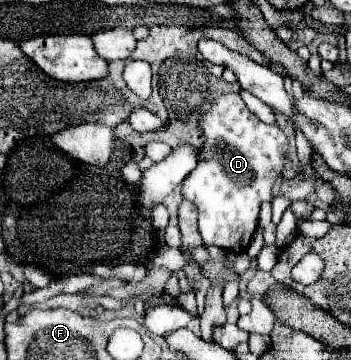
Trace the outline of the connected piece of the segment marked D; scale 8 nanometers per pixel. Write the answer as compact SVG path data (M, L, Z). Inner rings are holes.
M235 93L221 95L201 117L205 143L197 167L183 181L183 197L199 209L203 245L243 253L257 229L259 205L271 201L271 189L287 161L287 137L275 125L259 121Z

